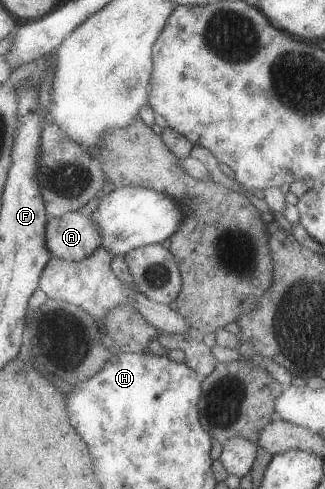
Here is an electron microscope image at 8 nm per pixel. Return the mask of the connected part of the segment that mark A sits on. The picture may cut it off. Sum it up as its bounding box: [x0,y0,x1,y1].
[47,211,102,262]

